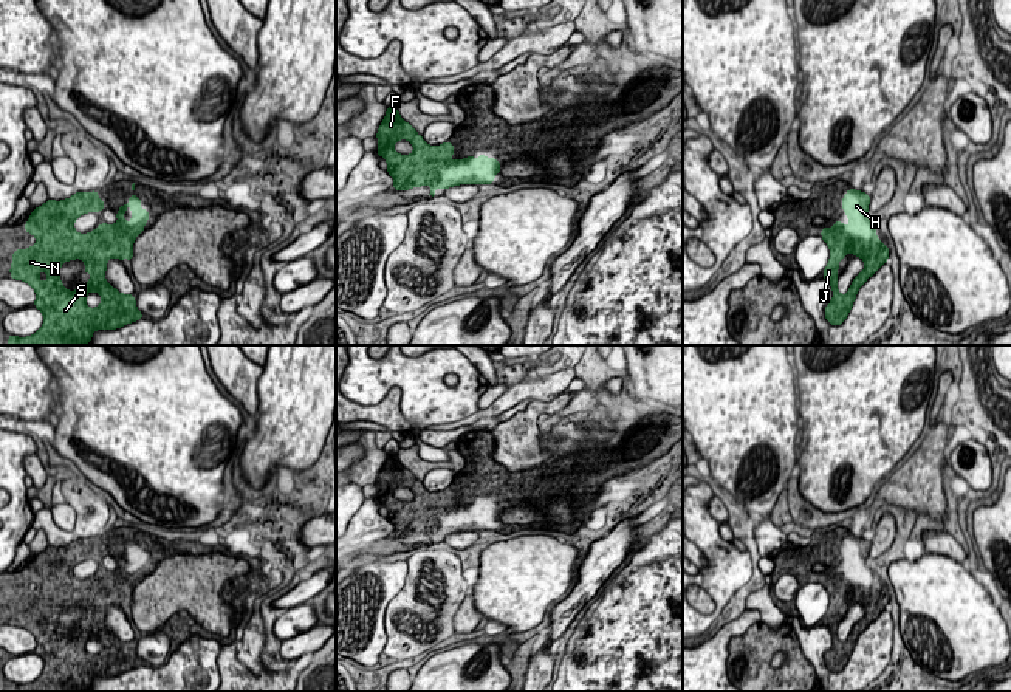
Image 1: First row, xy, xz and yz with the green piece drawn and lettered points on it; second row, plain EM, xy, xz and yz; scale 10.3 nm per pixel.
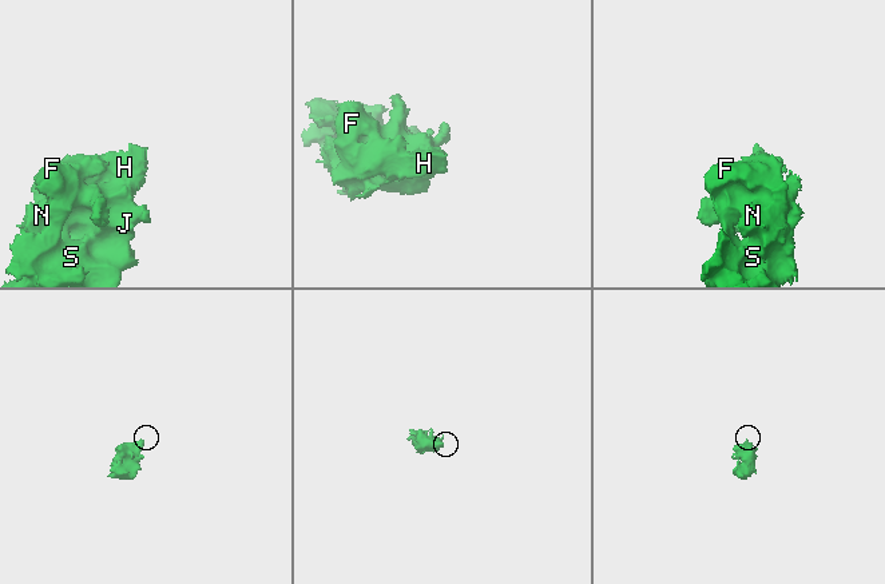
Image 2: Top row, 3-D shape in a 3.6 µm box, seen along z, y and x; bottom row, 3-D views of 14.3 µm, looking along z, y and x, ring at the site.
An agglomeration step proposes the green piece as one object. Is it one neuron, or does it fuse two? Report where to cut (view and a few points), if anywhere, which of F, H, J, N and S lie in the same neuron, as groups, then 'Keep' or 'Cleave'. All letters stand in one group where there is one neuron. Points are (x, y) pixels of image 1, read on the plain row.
No split. Groups: F H J N S. Keep

